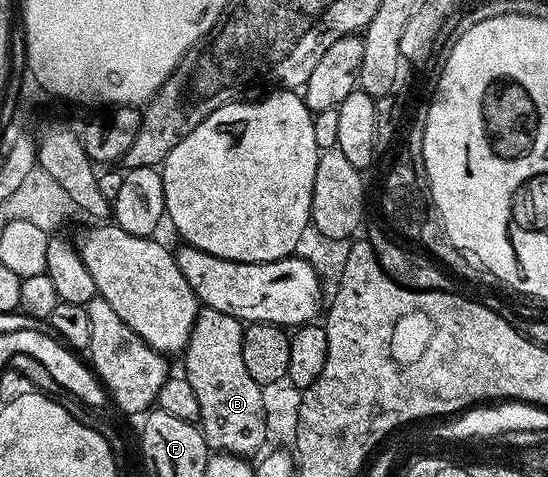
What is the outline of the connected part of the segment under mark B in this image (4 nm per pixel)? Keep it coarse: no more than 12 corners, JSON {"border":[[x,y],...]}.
{"border":[[200,309],[182,351],[212,451],[269,442],[244,323]]}

